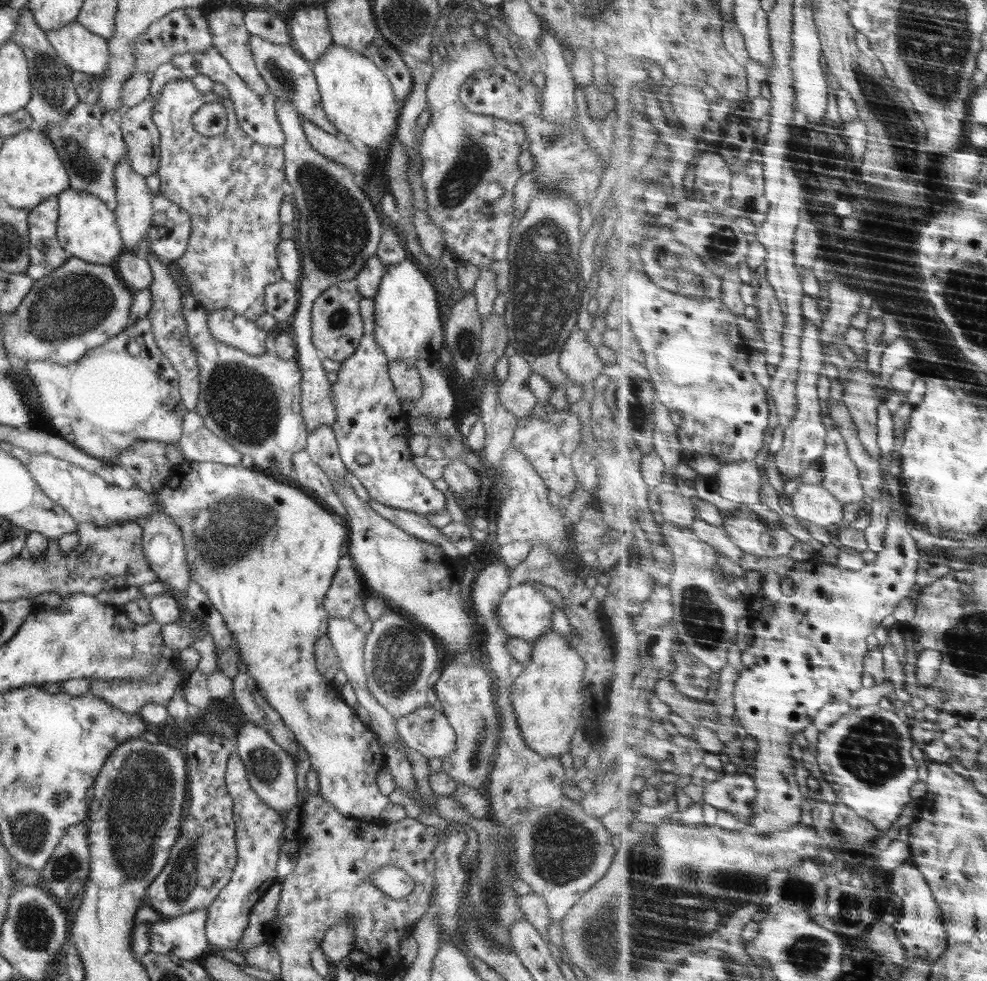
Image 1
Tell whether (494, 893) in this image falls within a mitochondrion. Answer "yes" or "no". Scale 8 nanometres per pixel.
yes

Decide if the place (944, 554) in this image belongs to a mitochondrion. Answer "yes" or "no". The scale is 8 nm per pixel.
no

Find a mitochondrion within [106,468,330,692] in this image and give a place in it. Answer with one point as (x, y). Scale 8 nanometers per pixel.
(229, 528)

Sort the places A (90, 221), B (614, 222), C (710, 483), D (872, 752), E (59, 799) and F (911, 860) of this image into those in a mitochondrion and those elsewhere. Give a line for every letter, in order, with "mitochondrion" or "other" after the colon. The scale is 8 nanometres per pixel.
A: other
B: other
C: other
D: mitochondrion
E: mitochondrion
F: other

